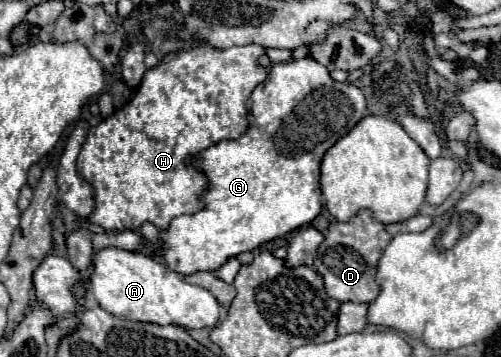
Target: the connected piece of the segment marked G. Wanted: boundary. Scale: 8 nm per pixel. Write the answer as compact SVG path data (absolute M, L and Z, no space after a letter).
M313 58L273 64L267 80L259 84L251 94L249 128L245 130L245 134L235 140L219 140L217 144L193 156L191 164L207 178L207 188L199 194L203 208L195 214L173 218L167 230L159 232L161 248L155 254L165 258L167 266L183 276L201 270L213 272L229 258L241 252L251 252L261 244L285 236L287 232L315 220L321 212L321 158L363 118L365 108L365 96L357 86L331 80L329 70Z

